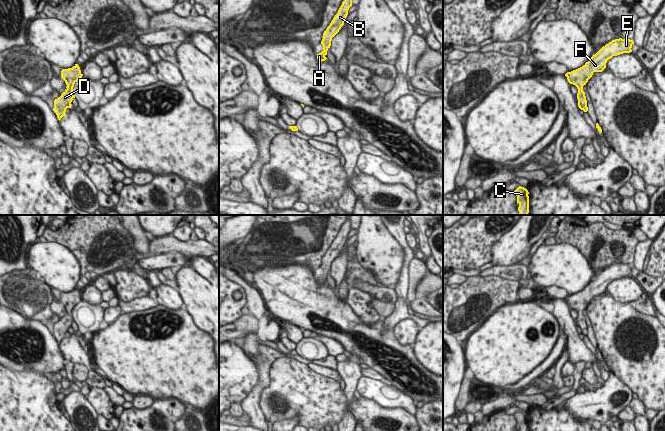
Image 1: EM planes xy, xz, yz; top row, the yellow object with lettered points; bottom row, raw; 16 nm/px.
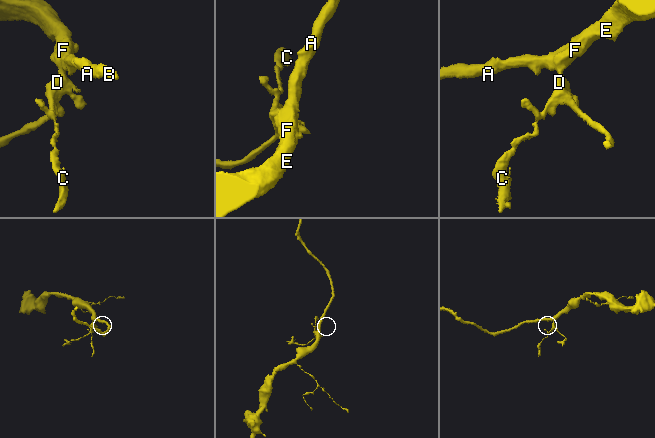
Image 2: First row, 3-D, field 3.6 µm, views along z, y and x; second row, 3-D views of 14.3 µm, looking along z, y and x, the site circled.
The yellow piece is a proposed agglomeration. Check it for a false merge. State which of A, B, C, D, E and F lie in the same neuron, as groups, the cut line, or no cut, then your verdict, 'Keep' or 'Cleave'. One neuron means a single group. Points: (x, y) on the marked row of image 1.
Groups: A B C D E F. No split. Keep

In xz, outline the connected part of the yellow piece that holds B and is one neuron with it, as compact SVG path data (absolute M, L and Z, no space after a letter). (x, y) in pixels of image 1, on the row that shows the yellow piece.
M344 0L340 6L337 14L334 16L330 25L323 33L323 39L321 44L323 45L323 51L317 54L317 59L319 62L325 61L327 58L327 51L331 46L332 38L339 32L341 27L344 25L346 17L348 15L348 10L352 6L352 0Z

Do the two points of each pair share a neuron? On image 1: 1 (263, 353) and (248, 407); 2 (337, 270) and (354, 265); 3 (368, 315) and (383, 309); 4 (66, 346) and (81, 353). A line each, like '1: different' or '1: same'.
1: same
2: different
3: different
4: same

